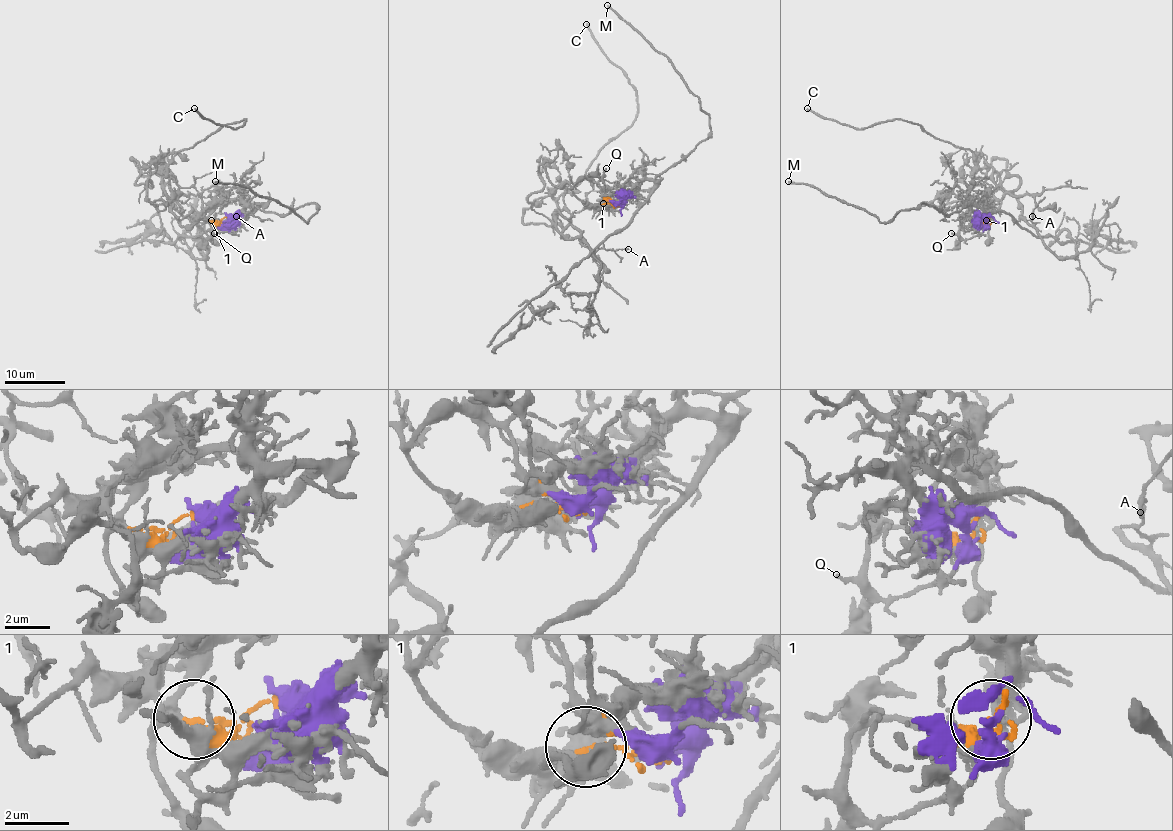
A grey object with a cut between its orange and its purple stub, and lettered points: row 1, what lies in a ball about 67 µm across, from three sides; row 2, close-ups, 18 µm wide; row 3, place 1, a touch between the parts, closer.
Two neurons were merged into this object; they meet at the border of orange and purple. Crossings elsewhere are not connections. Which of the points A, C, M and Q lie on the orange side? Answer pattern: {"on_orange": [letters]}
{"on_orange": ["A", "C", "Q"]}

